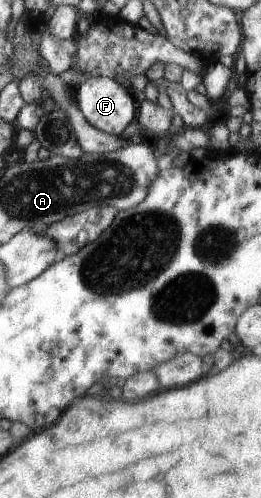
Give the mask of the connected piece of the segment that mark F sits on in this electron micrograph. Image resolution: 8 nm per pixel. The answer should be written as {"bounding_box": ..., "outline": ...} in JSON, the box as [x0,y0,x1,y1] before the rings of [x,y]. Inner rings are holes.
{"bounding_box":[73,76,139,136],"outline":[[[111,76],[90,77],[74,87],[73,97],[85,119],[102,132],[121,136],[123,130],[137,119],[139,106],[134,94],[126,91],[125,87]]]}

